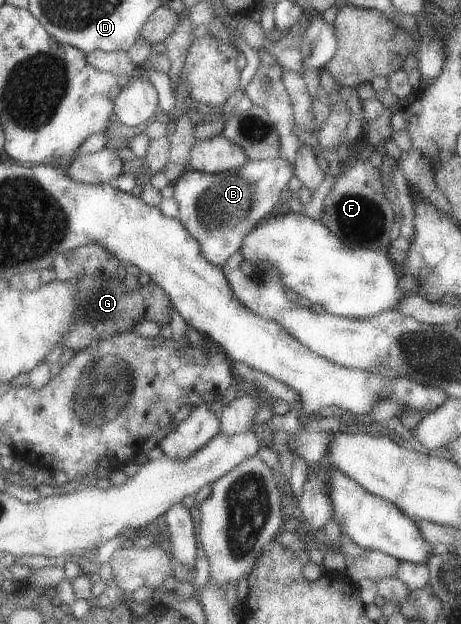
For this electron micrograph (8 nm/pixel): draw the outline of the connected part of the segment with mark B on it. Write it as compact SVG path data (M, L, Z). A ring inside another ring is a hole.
M284 158L257 161L250 159L236 172L213 175L188 168L172 183L172 198L178 202L178 220L201 244L202 254L214 265L224 268L228 258L242 248L246 234L266 218L286 195L295 168Z

